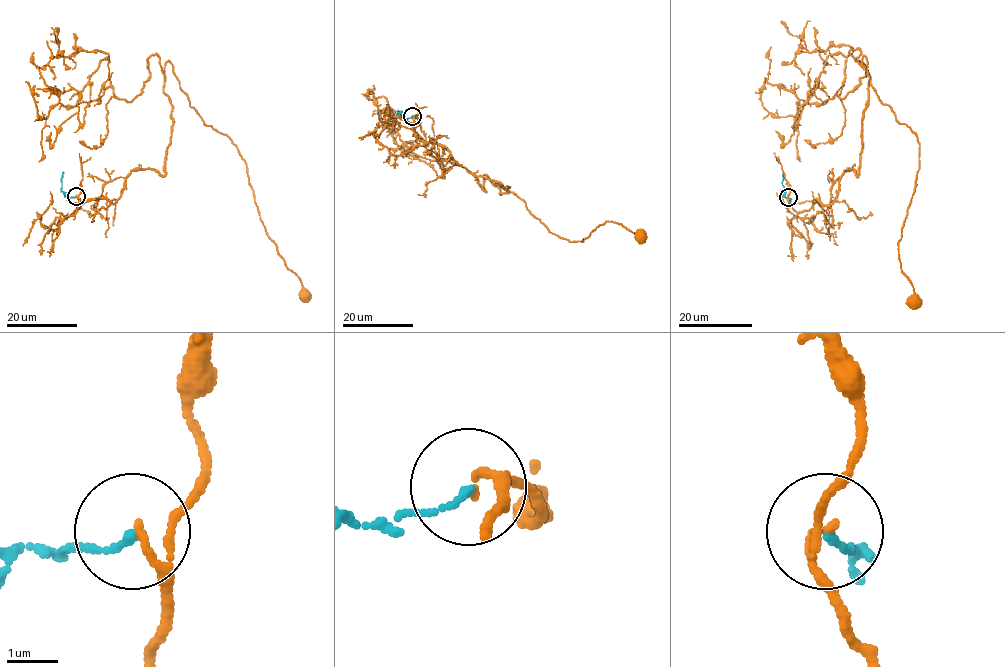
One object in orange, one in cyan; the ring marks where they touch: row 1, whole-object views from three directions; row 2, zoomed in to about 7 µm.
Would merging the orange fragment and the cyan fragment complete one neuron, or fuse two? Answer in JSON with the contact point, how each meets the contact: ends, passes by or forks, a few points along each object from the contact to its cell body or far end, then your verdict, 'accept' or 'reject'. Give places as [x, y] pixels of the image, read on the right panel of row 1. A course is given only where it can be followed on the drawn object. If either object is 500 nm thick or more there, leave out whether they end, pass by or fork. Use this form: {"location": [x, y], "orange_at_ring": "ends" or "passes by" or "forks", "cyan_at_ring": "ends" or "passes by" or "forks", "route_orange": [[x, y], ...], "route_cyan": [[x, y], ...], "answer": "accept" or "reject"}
{"location": [788, 197], "orange_at_ring": "passes by", "cyan_at_ring": "ends", "route_orange": [[788, 197], [797, 212], [829, 204], [859, 174], [864, 56], [920, 144], [898, 242], [914, 300]], "route_cyan": [[788, 197], [785, 196], [783, 172]], "answer": "reject"}

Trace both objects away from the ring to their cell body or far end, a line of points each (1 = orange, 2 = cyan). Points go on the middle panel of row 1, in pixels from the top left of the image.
1: (412, 116), (421, 141), (508, 187), (500, 194), (512, 192), (552, 233), (582, 242), (614, 222), (641, 237)
2: (412, 116), (404, 118), (397, 113), (399, 111)

